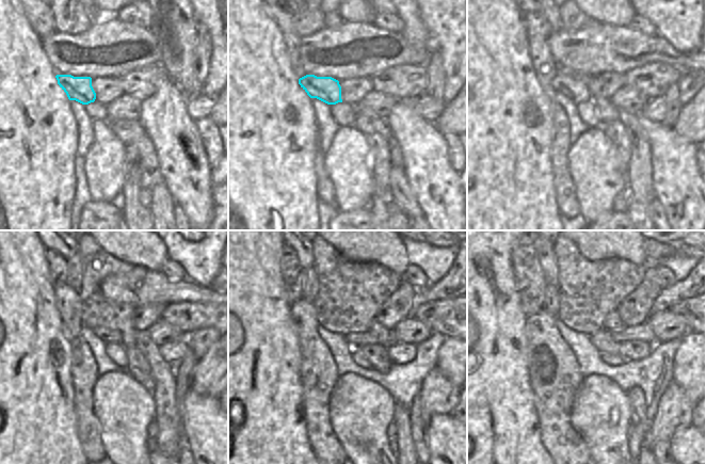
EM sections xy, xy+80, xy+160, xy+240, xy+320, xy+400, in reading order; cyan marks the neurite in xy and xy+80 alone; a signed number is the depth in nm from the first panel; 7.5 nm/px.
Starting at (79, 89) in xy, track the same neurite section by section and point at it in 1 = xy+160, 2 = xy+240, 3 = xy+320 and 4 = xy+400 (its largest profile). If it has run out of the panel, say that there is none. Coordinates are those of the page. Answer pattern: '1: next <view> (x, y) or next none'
1: next xy+160 (574, 89)
2: next xy+240 (107, 335)
3: next xy+320 (354, 339)
4: next xy+400 (643, 333)

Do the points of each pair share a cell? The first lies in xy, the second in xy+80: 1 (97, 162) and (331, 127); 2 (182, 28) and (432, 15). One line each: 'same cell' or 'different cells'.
1: different cells
2: different cells

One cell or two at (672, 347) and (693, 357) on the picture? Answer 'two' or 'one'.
two

